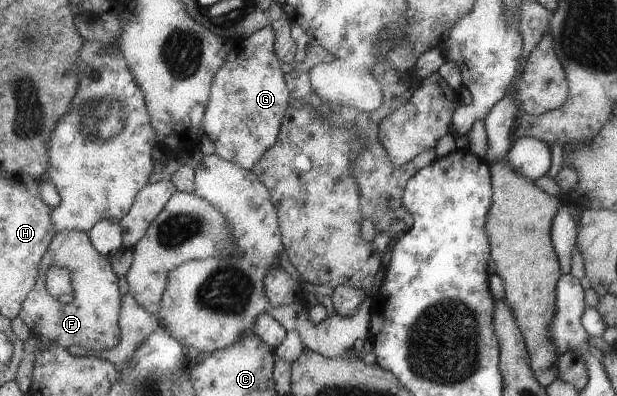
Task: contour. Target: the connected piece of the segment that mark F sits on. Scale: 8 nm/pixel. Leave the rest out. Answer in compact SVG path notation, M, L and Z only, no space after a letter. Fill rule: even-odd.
M63 230L48 247L48 253L40 265L40 277L25 300L19 316L37 338L41 337L63 347L80 345L85 349L107 351L117 347L121 341L121 310L119 275L113 271L110 257L95 249L88 232ZM55 266L72 271L74 300L71 303L61 303L49 293L46 282L48 271Z

